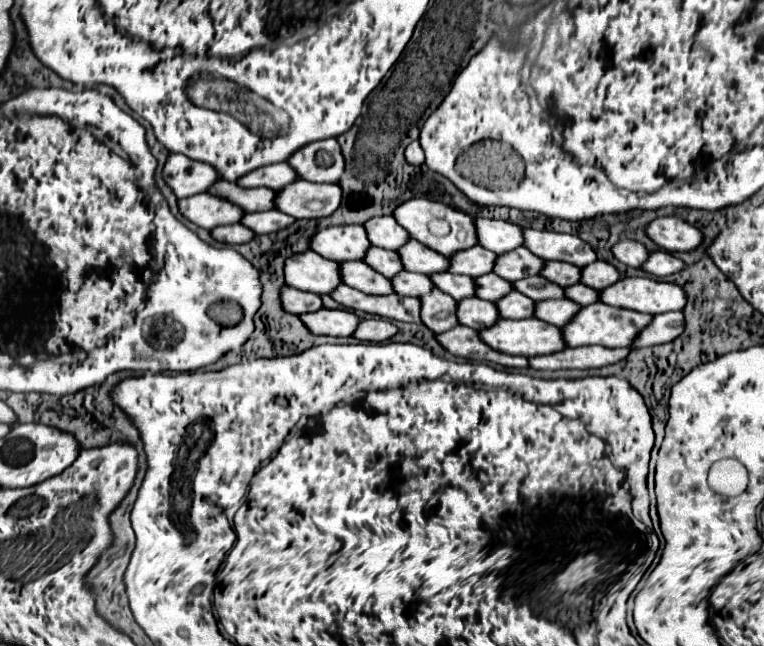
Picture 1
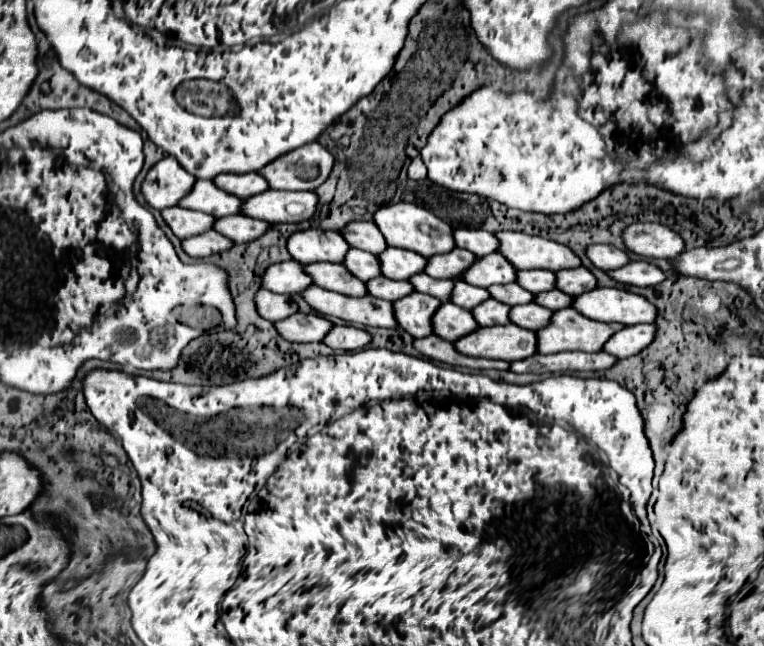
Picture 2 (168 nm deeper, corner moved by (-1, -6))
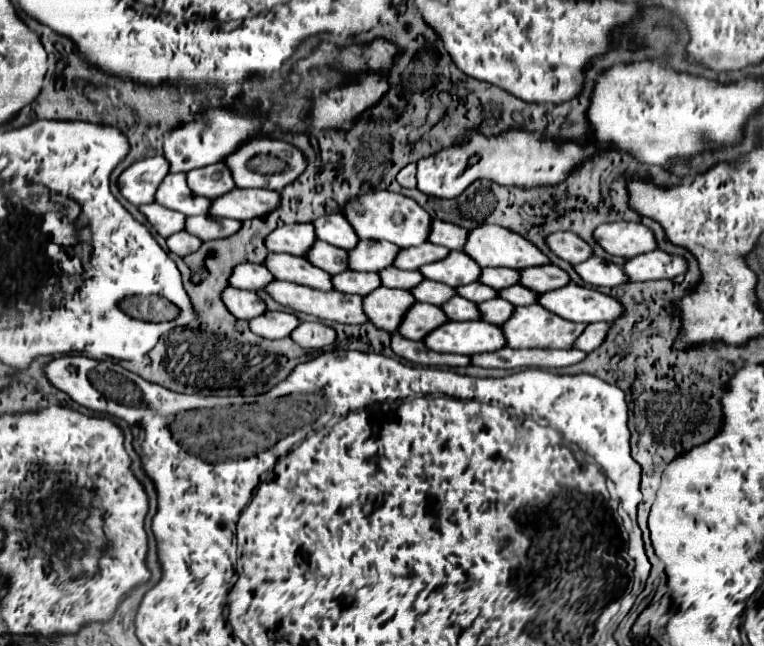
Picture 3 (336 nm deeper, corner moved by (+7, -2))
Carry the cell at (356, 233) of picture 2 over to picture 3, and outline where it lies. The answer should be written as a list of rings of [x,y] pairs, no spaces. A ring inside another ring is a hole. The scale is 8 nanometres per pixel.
[[[326,214],[320,216],[312,222],[314,226],[314,234],[318,240],[324,240],[332,246],[350,250],[350,246],[354,246],[354,242],[358,242],[358,238],[350,240],[344,234],[354,234],[354,230],[350,230],[350,224],[346,222],[346,218],[342,218],[342,214]]]

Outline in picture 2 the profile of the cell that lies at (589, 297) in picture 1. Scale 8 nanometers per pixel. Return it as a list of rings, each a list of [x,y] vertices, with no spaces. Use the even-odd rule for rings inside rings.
[[[550,290],[546,294],[538,294],[536,304],[542,304],[550,310],[562,310],[562,308],[568,308],[574,304],[574,296],[562,294],[562,290]]]

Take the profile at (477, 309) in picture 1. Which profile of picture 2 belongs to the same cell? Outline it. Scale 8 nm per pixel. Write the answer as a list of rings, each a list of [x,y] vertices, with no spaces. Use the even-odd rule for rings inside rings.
[[[448,302],[438,308],[438,314],[434,314],[434,334],[456,342],[458,338],[478,330],[478,322],[470,310],[462,310],[460,306]]]

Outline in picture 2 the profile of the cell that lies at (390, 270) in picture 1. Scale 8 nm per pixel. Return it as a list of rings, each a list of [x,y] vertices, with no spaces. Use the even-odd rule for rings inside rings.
[[[350,248],[350,254],[346,254],[344,266],[346,266],[356,278],[362,278],[362,280],[366,280],[366,282],[372,280],[372,278],[382,276],[382,268],[380,268],[378,256],[370,254],[370,252],[364,252],[364,250],[358,250],[358,248]]]

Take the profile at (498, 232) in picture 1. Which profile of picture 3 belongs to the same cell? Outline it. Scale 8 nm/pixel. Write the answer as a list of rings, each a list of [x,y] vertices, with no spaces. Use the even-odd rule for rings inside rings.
[[[432,220],[428,242],[438,244],[438,246],[446,246],[448,250],[460,250],[466,242],[466,230],[462,226],[450,224],[450,222]]]

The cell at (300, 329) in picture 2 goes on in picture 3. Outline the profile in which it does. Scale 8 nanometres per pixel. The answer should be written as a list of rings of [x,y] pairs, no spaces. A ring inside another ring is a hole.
[[[264,312],[248,322],[250,330],[262,338],[286,338],[298,326],[298,318],[288,312]]]

